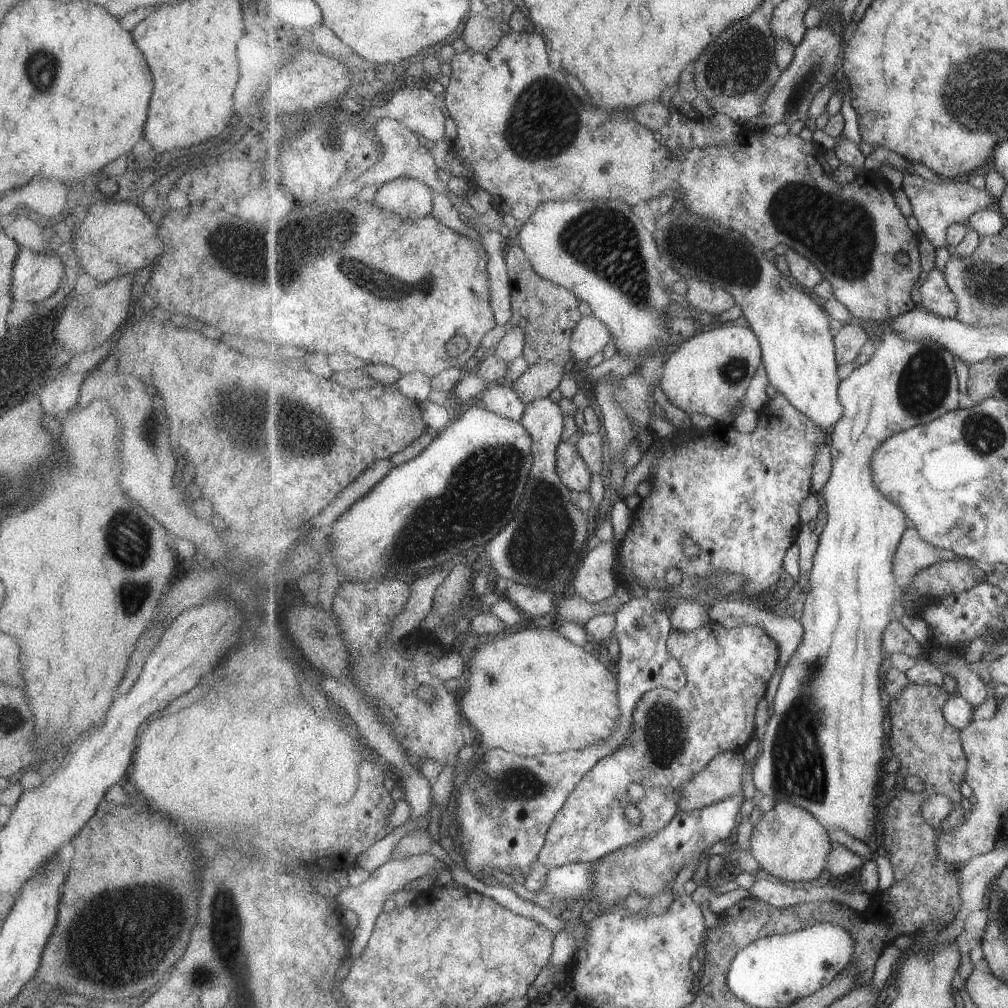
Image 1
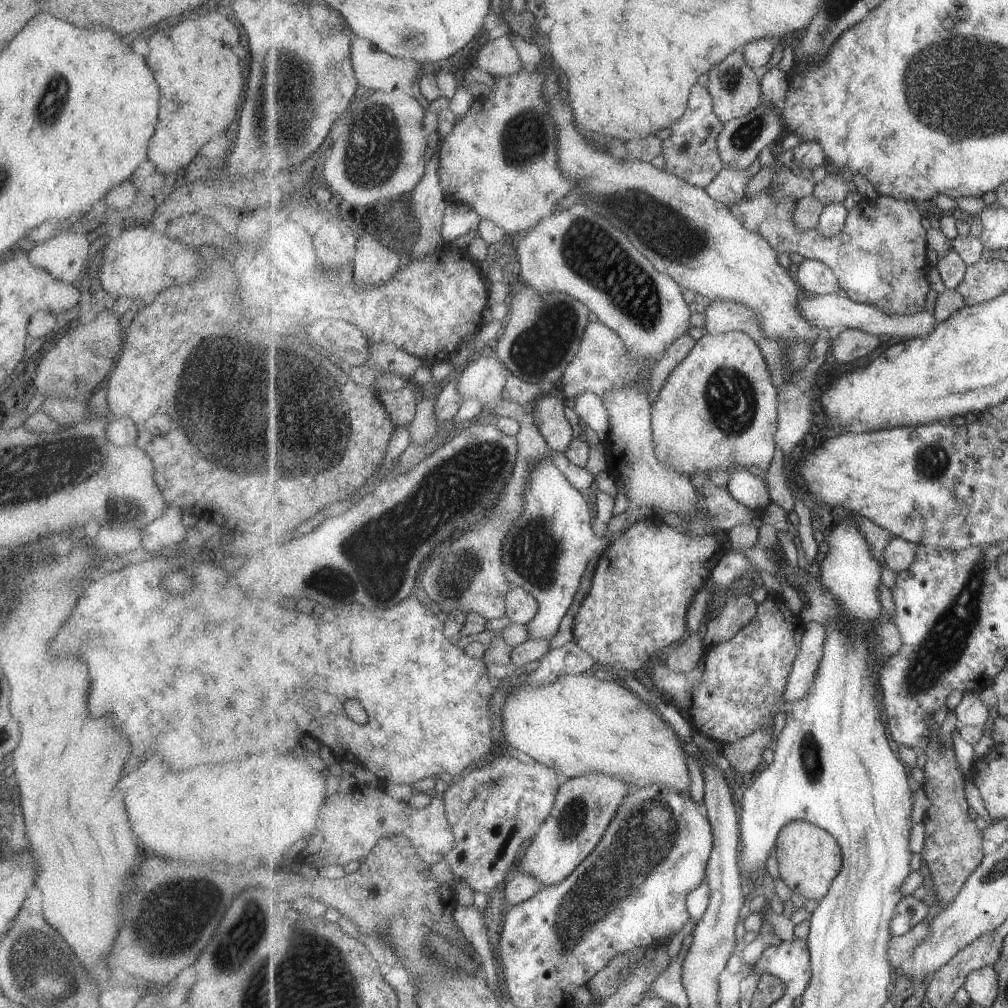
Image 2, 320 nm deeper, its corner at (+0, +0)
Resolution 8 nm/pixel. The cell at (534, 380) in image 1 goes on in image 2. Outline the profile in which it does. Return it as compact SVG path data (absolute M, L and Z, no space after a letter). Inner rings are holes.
M499 401L493 408L496 416L507 416L517 420L521 424L521 431L517 434L520 452L517 458L517 466L513 472L511 482L505 486L503 494L499 496L495 508L489 512L489 516L479 522L477 526L469 528L465 536L455 538L442 546L427 561L427 568L420 578L422 588L433 600L434 606L451 617L456 610L459 612L476 612L485 620L503 618L506 614L507 594L513 589L510 581L505 576L505 568L502 563L503 540L507 537L509 528L515 524L513 520L523 514L525 504L525 490L529 486L529 474L531 468L553 454L551 446L540 432L533 415L527 414L521 404L512 401Z

